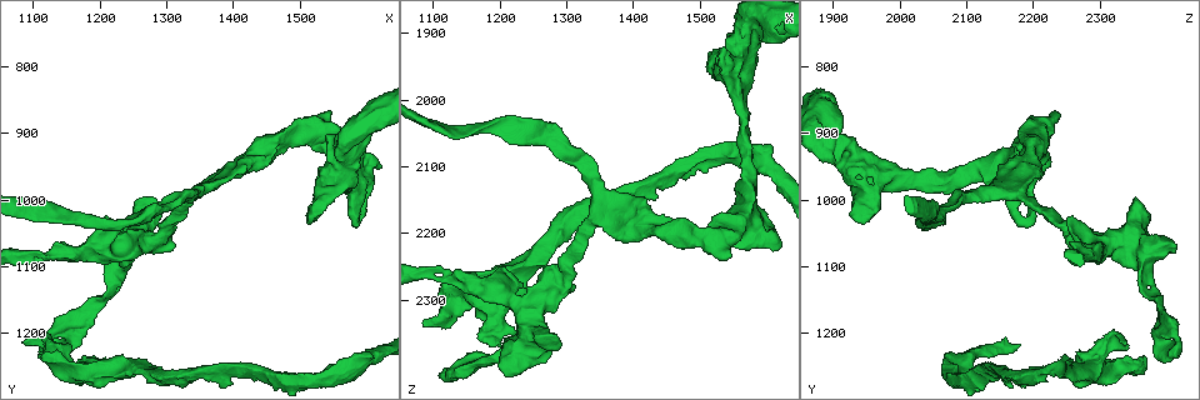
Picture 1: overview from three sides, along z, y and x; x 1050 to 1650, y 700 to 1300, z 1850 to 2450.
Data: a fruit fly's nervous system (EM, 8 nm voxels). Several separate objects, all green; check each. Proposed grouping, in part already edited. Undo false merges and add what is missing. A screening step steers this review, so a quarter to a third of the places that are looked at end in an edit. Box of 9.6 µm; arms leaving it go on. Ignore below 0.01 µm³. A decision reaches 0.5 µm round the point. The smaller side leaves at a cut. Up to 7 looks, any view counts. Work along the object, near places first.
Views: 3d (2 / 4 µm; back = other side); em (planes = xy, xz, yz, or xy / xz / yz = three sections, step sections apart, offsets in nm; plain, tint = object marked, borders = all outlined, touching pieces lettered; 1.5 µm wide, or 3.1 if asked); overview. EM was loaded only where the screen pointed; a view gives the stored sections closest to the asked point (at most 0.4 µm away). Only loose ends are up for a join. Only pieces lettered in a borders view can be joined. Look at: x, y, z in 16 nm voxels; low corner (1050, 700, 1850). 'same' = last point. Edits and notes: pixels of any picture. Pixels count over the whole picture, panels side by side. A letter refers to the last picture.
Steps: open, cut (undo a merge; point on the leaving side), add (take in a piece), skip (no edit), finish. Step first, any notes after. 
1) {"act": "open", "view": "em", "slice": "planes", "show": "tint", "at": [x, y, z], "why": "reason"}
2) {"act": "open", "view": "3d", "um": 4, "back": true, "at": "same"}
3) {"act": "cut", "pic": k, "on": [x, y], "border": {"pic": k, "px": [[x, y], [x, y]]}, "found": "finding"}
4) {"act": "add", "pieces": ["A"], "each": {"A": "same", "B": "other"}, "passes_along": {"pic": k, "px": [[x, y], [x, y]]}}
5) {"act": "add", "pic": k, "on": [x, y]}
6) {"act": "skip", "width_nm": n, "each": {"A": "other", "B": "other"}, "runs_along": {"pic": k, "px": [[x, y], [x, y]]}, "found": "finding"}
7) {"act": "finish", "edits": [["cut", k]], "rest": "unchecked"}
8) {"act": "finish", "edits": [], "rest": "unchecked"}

{"act": "open", "view": "em", "slice": "xz", "step": 8, "show": "tint", "at": [1315, 1070, 2280], "why": "branch stops here"}

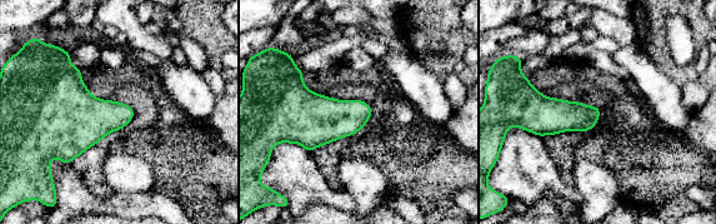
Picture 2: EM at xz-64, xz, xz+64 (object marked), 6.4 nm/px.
{"act": "open", "view": "em", "slice": "yz", "step": 8, "show": "borders", "at": "same", "why": "another direction"}

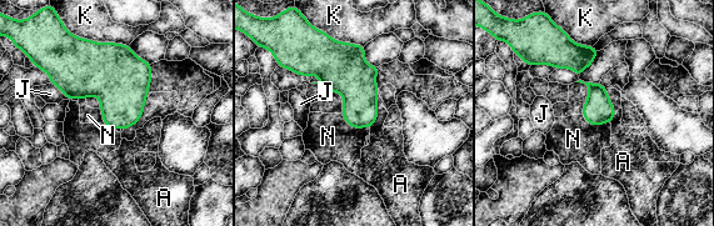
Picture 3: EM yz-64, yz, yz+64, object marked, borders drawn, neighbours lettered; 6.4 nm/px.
{"act": "skip", "each": {"A": "other", "J": "other", "K": "other", "N": "other"}, "border": {"pic": 3, "px": [[341, 114], [351, 126], [369, 127]]}, "found": "no lettered piece goes on from it"}

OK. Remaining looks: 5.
{"act": "open", "view": "em", "slice": "planes", "show": "plain", "at": [1410, 1255, 2135], "why": "arms part here"}

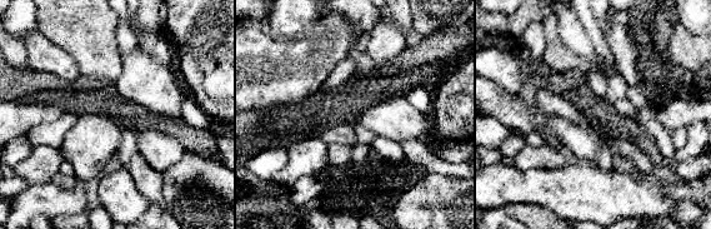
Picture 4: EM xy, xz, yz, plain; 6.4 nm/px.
{"act": "open", "view": "em", "slice": "planes", "show": "borders", "at": "same"}

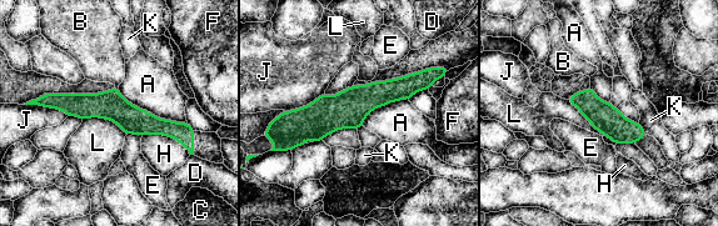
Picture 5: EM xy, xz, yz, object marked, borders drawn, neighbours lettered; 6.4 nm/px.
{"act": "skip", "each": {"A": "other", "B": "other", "C": "other", "D": "other", "E": "other", "F": "other", "H": "other", "J": "other", "K": "other", "L": "other"}, "found": "one neuron here"}

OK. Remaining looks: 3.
{"act": "open", "view": "em", "slice": "planes", "show": "borders", "at": [1100, 1090, 2265], "why": "thin neck"}

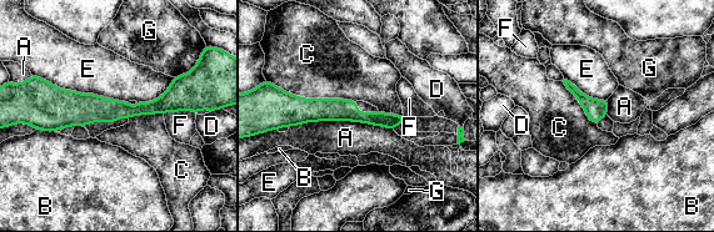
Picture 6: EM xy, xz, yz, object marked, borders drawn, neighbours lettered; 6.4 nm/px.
{"act": "skip", "each": {"A": "other", "B": "other", "C": "other", "D": "other", "E": "other", "F": "other", "G": "other"}, "border": {"pic": 6, "px": [[289, 126], [360, 121], [393, 130]]}, "found": "all the same neuron"}

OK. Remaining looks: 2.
{"act": "finish", "edits": [], "rest": "unchecked"}

